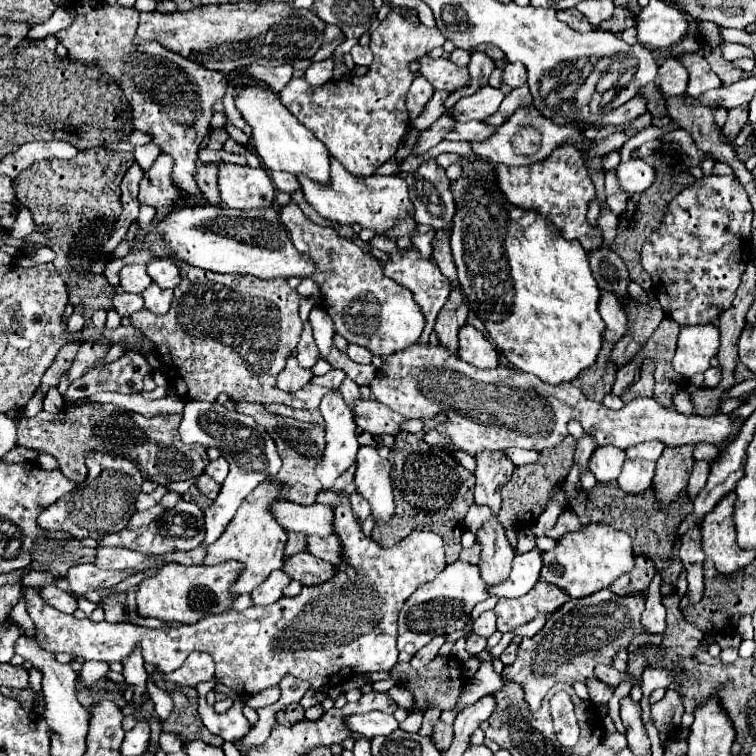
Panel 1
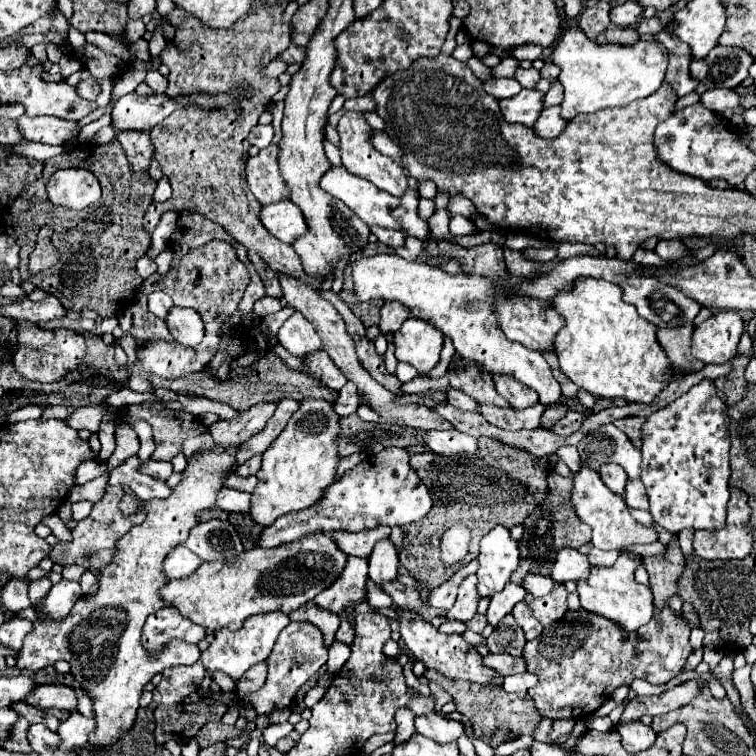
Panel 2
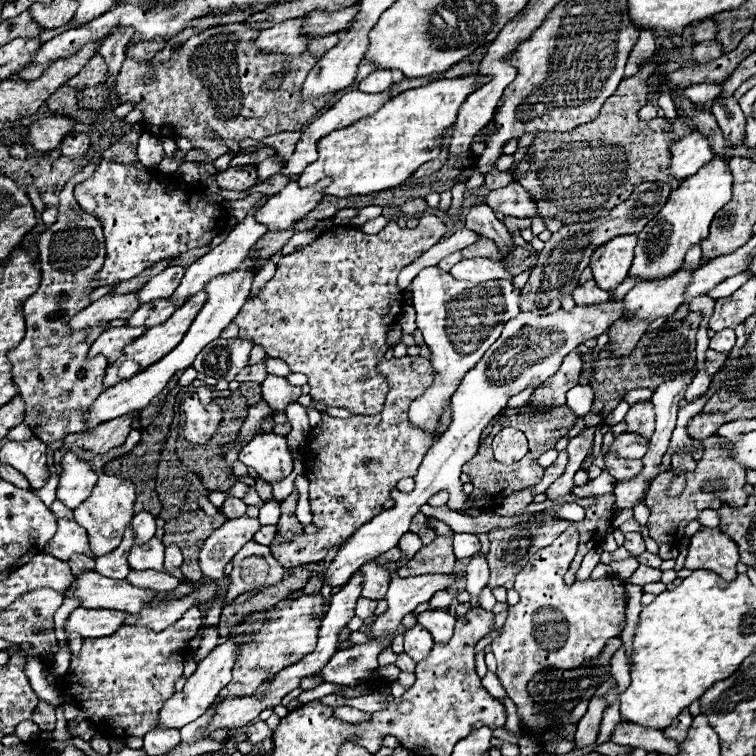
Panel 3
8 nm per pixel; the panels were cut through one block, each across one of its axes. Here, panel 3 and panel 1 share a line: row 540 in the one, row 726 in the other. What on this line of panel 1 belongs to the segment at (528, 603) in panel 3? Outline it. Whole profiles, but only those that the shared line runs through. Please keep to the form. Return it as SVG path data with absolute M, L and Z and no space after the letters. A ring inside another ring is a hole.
M558 692L550 698L550 714L558 744L564 748L572 748L578 742L580 728L574 716L574 704L566 692Z

